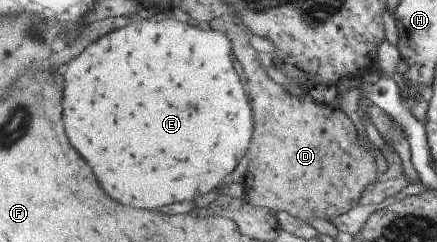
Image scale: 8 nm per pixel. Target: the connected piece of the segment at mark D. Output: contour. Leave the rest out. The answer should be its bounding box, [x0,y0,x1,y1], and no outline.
[207,16,377,225]

